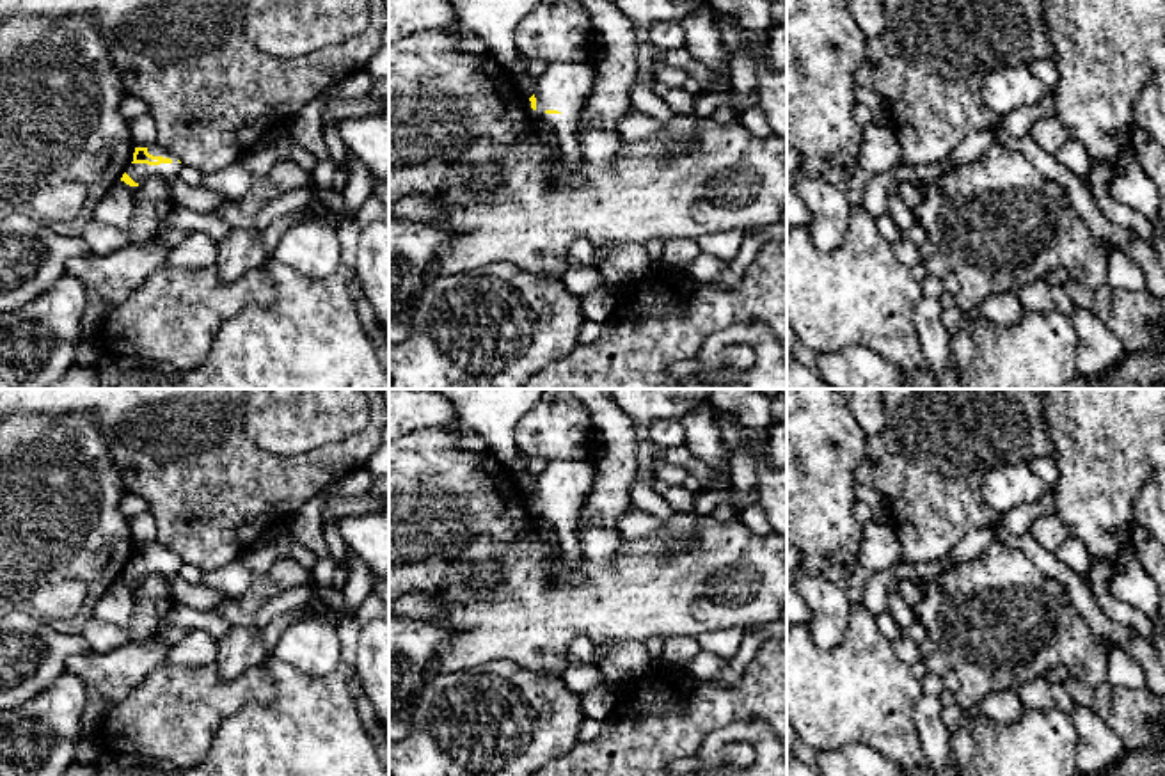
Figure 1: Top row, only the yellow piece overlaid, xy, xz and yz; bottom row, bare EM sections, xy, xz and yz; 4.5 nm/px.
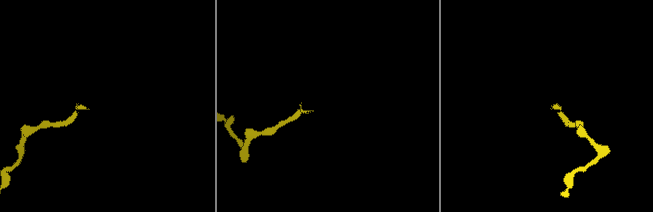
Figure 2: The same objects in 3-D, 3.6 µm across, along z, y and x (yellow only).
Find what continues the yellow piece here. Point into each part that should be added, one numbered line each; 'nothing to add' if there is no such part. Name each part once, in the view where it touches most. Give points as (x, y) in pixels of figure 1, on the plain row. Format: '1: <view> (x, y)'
1: xy (135, 569)

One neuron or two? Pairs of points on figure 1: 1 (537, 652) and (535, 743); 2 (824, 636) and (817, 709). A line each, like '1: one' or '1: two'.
1: two
2: two

